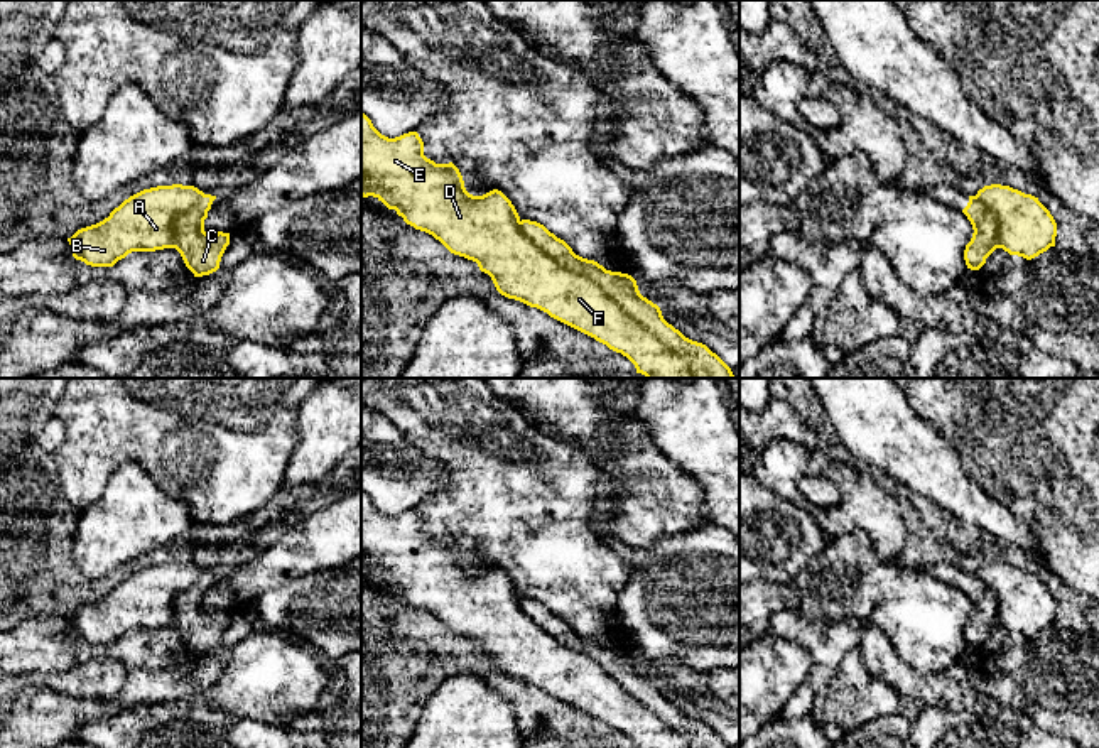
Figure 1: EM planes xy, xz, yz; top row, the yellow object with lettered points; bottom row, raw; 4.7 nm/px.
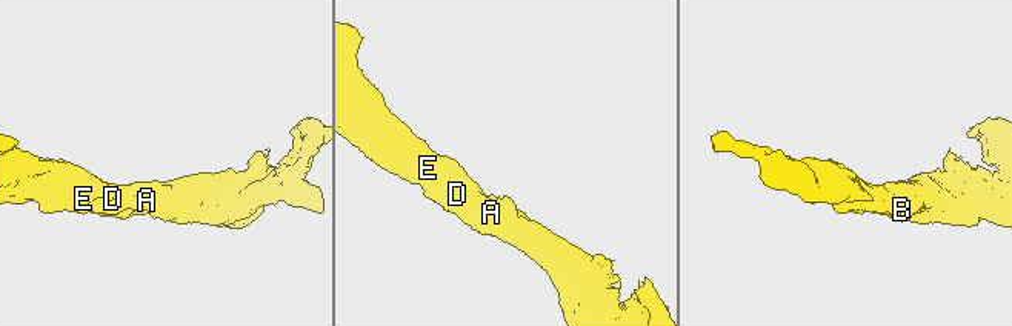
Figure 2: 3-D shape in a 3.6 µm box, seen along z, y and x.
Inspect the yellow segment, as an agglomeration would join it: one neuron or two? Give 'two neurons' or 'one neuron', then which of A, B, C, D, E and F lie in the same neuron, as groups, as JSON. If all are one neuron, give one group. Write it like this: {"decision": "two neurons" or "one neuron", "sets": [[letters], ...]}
{"decision": "two neurons", "sets": [["A", "B", "D", "E", "F"], ["C"]]}

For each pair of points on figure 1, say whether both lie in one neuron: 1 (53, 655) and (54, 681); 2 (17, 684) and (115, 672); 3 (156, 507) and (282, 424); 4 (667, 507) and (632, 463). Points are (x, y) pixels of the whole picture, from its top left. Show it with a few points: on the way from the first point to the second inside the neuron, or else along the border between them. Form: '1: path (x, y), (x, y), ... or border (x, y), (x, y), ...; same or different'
1: border (92, 659), (66, 671), (17, 674); different
2: path (41, 681), (92, 679); same
3: border (142, 468), (167, 495), (188, 507), (194, 522); different
4: path (665, 497), (642, 473); same

